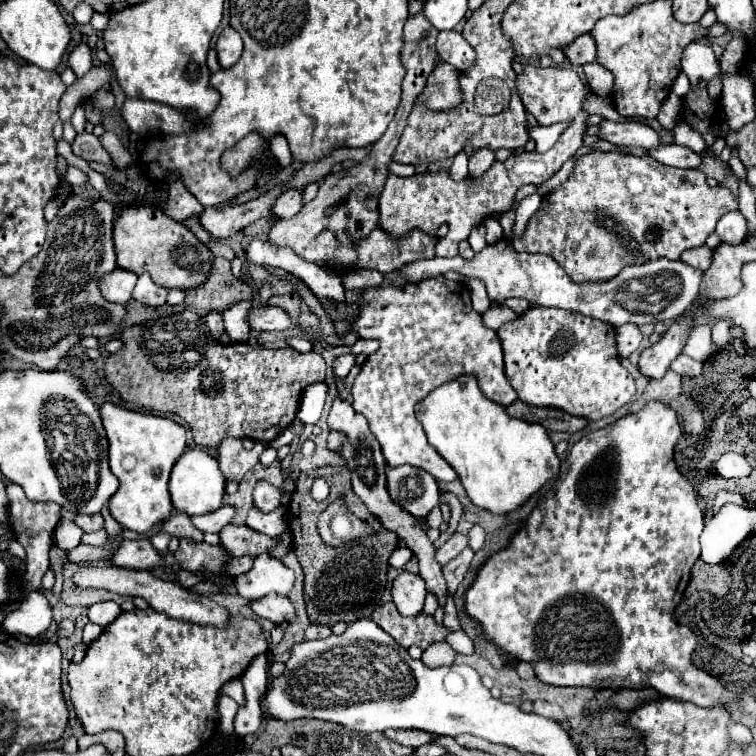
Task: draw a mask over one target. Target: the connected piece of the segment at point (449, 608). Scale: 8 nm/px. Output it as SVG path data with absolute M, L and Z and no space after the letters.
M449 595L449 599L447 599L443 625L445 625L447 629L451 629L451 631L461 631L461 625L459 625L459 619L457 619L457 611L455 611L455 605L453 605L453 595Z

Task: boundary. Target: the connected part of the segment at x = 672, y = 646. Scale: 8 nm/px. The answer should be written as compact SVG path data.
M661 401L647 403L641 411L629 413L623 419L587 433L581 441L577 441L561 461L561 473L555 483L553 501L539 501L539 505L529 515L525 527L513 537L511 545L487 559L487 563L479 569L475 583L465 593L467 613L481 623L489 639L501 647L503 651L515 655L519 661L527 661L535 669L535 677L547 685L557 687L593 687L593 689L643 689L653 687L665 697L677 697L681 701L691 701L699 707L711 707L715 703L729 707L727 689L713 679L709 673L697 669L691 663L691 653L697 647L697 635L691 629L675 623L673 611L679 605L683 591L689 583L691 567L699 559L699 535L703 531L703 513L697 503L695 487L687 477L683 477L673 461L673 447L681 437L681 425L675 411Z

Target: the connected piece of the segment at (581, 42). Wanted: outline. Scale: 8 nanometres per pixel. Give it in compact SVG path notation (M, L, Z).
M585 33L583 37L577 37L571 45L567 45L567 49L563 49L563 53L565 53L567 61L573 65L593 63L595 61L595 41L589 33Z

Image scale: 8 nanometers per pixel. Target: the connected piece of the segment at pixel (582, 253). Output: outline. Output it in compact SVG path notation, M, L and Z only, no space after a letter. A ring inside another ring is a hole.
M591 151L587 155L581 155L579 161L575 161L575 169L573 173L567 177L565 183L559 185L559 189L553 189L549 195L543 197L541 201L541 207L533 213L533 217L529 219L527 227L525 227L525 233L513 241L513 247L517 251L523 251L523 253L545 253L549 257L553 257L563 269L565 273L571 277L571 281L575 283L603 283L603 281L609 281L611 277L619 275L623 267L627 265L643 265L647 261L653 261L657 257L667 257L667 259L679 259L683 251L687 249L693 249L693 247L701 247L707 239L707 235L711 235L715 231L715 225L717 221L729 213L729 211L735 211L739 209L739 201L735 199L735 195L719 185L719 187L709 187L707 181L705 181L705 175L699 171L699 169L675 169L675 167L669 167L669 165L663 165L663 163L657 163L655 159L651 157L637 157L637 155L623 155L623 153L603 153L603 151Z

